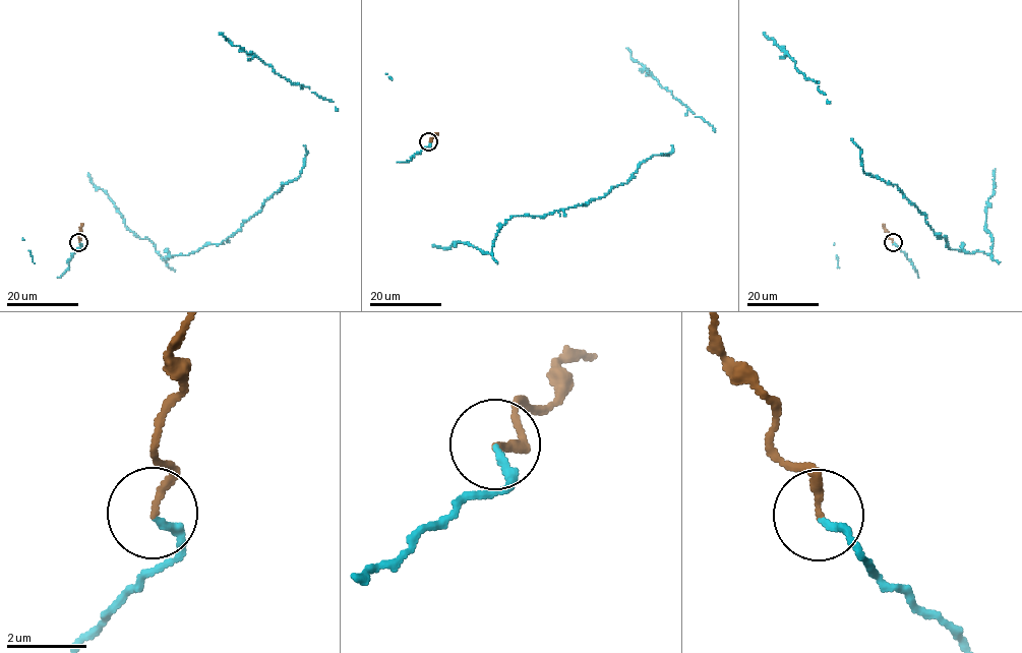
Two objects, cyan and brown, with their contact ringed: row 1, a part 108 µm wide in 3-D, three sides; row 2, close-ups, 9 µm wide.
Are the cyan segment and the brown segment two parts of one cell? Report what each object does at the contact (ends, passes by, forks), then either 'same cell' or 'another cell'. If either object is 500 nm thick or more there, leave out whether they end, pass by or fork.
cyan ends; brown ends; same cell

